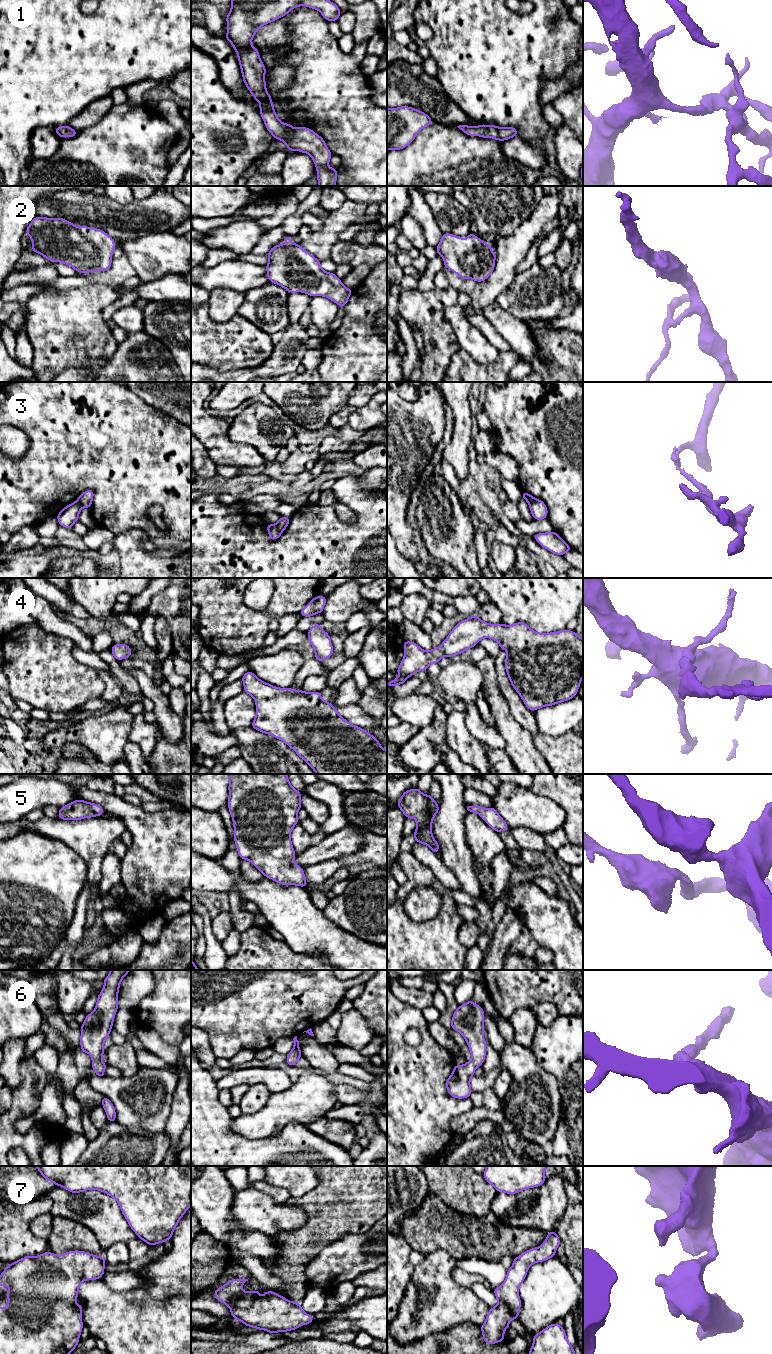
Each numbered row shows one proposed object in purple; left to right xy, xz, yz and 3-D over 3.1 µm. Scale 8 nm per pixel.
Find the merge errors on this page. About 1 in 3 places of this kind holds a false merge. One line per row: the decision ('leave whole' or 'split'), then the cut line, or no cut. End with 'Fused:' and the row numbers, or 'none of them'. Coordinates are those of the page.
1: leave whole; no cut
2: leave whole; no cut
3: split; cut in xz along (275, 524), (281, 532)
4: leave whole; no cut
5: leave whole; no cut
6: leave whole; no cut
7: leave whole; no cut
Fused: 3

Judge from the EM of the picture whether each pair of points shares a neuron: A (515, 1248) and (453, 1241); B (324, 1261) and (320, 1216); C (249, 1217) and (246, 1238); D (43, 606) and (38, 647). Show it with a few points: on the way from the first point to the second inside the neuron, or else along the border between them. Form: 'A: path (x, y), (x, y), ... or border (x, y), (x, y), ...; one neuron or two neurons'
A: path (500, 1240), (468, 1239); one neuron
B: border (343, 1236), (326, 1245), (306, 1265); two neurons
C: border (231, 1215), (244, 1231), (259, 1231), (270, 1236); two neurons
D: border (37, 627), (40, 627), (45, 632), (62, 637); two neurons

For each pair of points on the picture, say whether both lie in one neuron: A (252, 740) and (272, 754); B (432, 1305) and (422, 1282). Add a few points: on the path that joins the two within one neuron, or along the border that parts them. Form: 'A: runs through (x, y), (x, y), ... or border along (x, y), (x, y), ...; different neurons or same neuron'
A: runs through (257, 745), (267, 754); same neuron
B: runs through (432, 1299), (432, 1292), (428, 1288); same neuron

